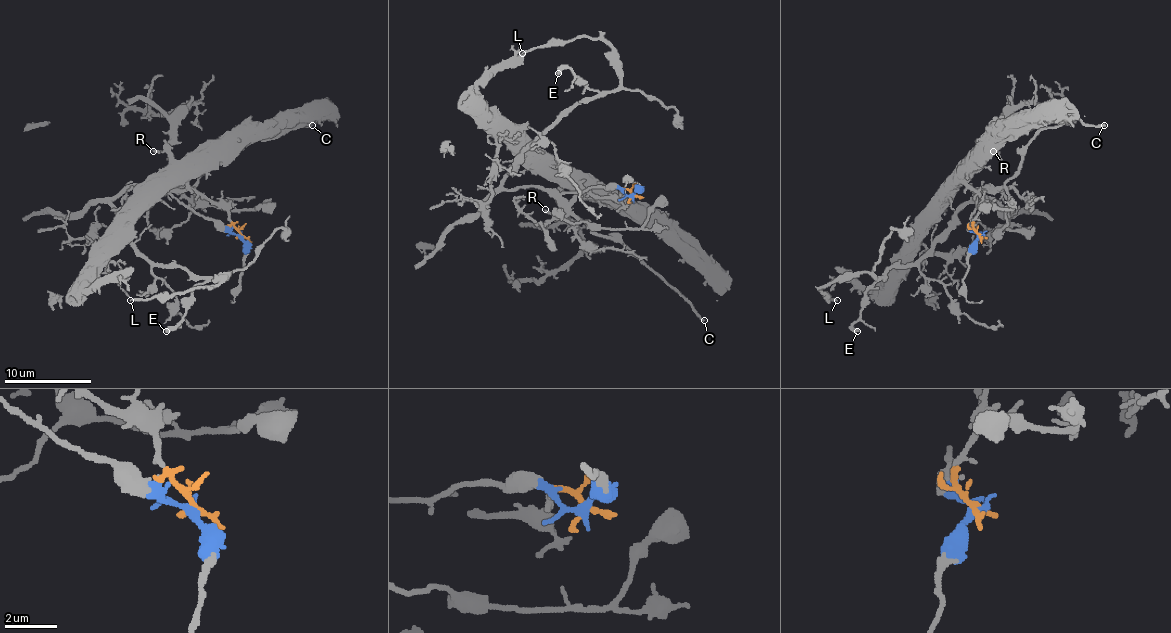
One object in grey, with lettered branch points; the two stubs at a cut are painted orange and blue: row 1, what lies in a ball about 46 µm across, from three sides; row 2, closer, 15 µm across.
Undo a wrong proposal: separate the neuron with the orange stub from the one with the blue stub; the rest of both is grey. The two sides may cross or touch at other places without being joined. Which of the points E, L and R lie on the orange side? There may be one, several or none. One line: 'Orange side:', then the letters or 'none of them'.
Orange side: R

